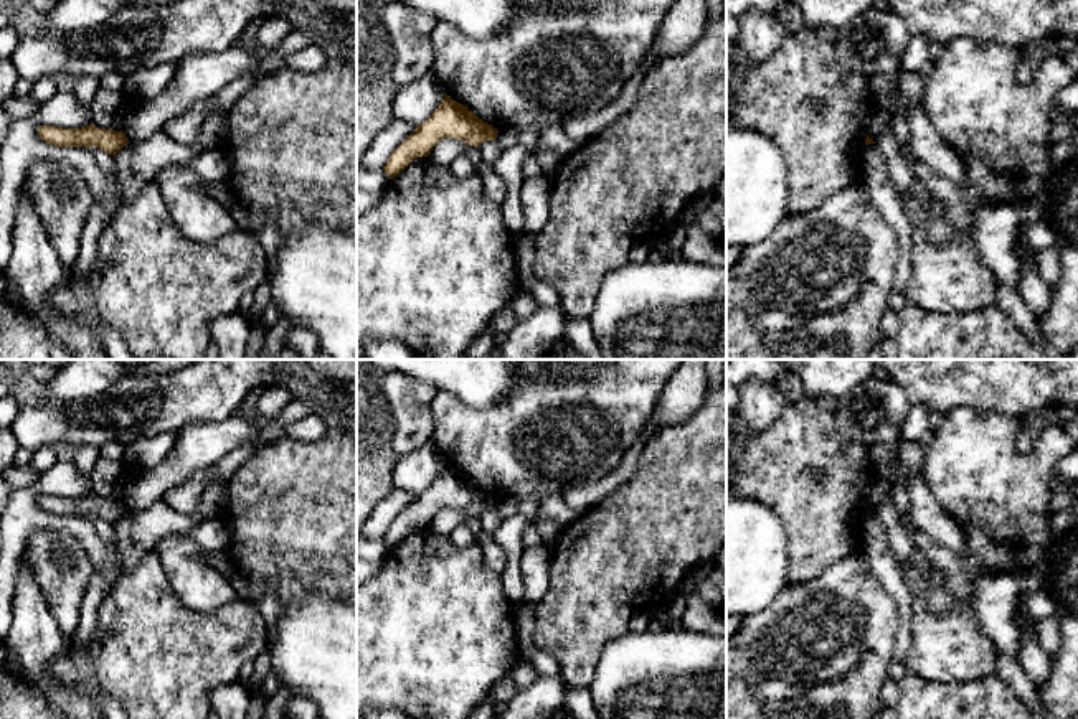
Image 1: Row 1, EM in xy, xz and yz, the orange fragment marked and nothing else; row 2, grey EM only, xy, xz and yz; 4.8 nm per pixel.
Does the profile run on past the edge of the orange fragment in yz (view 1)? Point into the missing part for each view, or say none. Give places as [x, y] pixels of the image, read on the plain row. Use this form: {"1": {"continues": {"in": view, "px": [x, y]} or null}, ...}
{"1": {"continues": null}}

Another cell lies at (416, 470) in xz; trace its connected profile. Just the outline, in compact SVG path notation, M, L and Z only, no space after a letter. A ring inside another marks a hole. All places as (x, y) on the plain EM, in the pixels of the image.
M428 442L406 453L393 467L393 488L418 496L434 483L444 463L439 449L433 442Z

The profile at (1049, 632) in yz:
M1043 618L1037 622L1037 635L1040 646L1050 655L1057 655L1061 646L1060 627L1055 618Z

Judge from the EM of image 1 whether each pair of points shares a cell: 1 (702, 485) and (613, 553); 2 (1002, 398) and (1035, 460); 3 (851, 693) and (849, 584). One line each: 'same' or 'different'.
1: same
2: different
3: same

